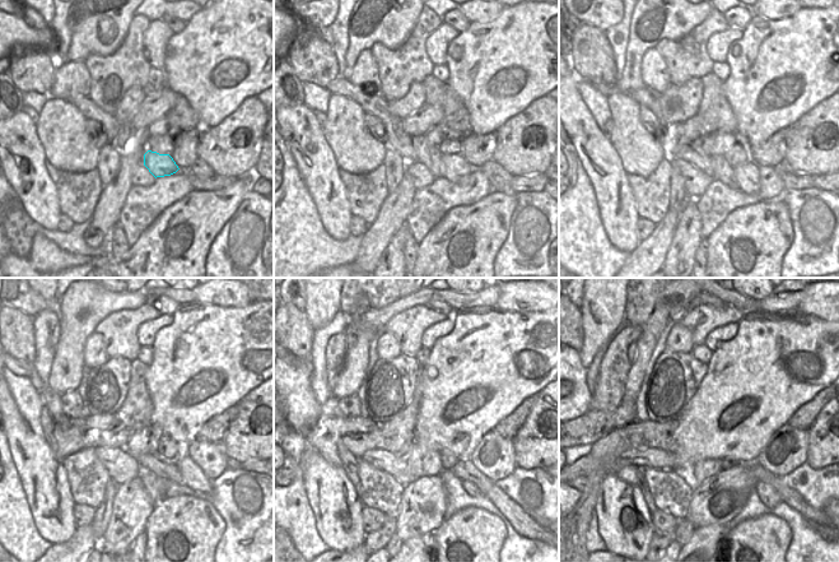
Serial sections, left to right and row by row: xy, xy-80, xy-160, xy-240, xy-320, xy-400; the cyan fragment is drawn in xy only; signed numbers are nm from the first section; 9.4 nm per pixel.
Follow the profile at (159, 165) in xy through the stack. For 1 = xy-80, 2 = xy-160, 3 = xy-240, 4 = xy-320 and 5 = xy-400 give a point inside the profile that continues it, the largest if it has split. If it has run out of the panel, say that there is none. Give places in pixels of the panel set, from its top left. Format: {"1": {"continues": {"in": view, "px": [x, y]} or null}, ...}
{"1": {"continues": {"in": "xy-80", "px": [453, 167]}}, "2": {"continues": {"in": "xy-160", "px": [747, 176]}}, "3": {"continues": {"in": "xy-240", "px": [195, 478]}}, "4": {"continues": {"in": "xy-320", "px": [523, 524]}}, "5": {"continues": {"in": "xy-400", "px": [817, 528]}}}

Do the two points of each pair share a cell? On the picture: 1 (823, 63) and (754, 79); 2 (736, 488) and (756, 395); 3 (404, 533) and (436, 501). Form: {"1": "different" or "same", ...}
{"1": "same", "2": "different", "3": "same"}

